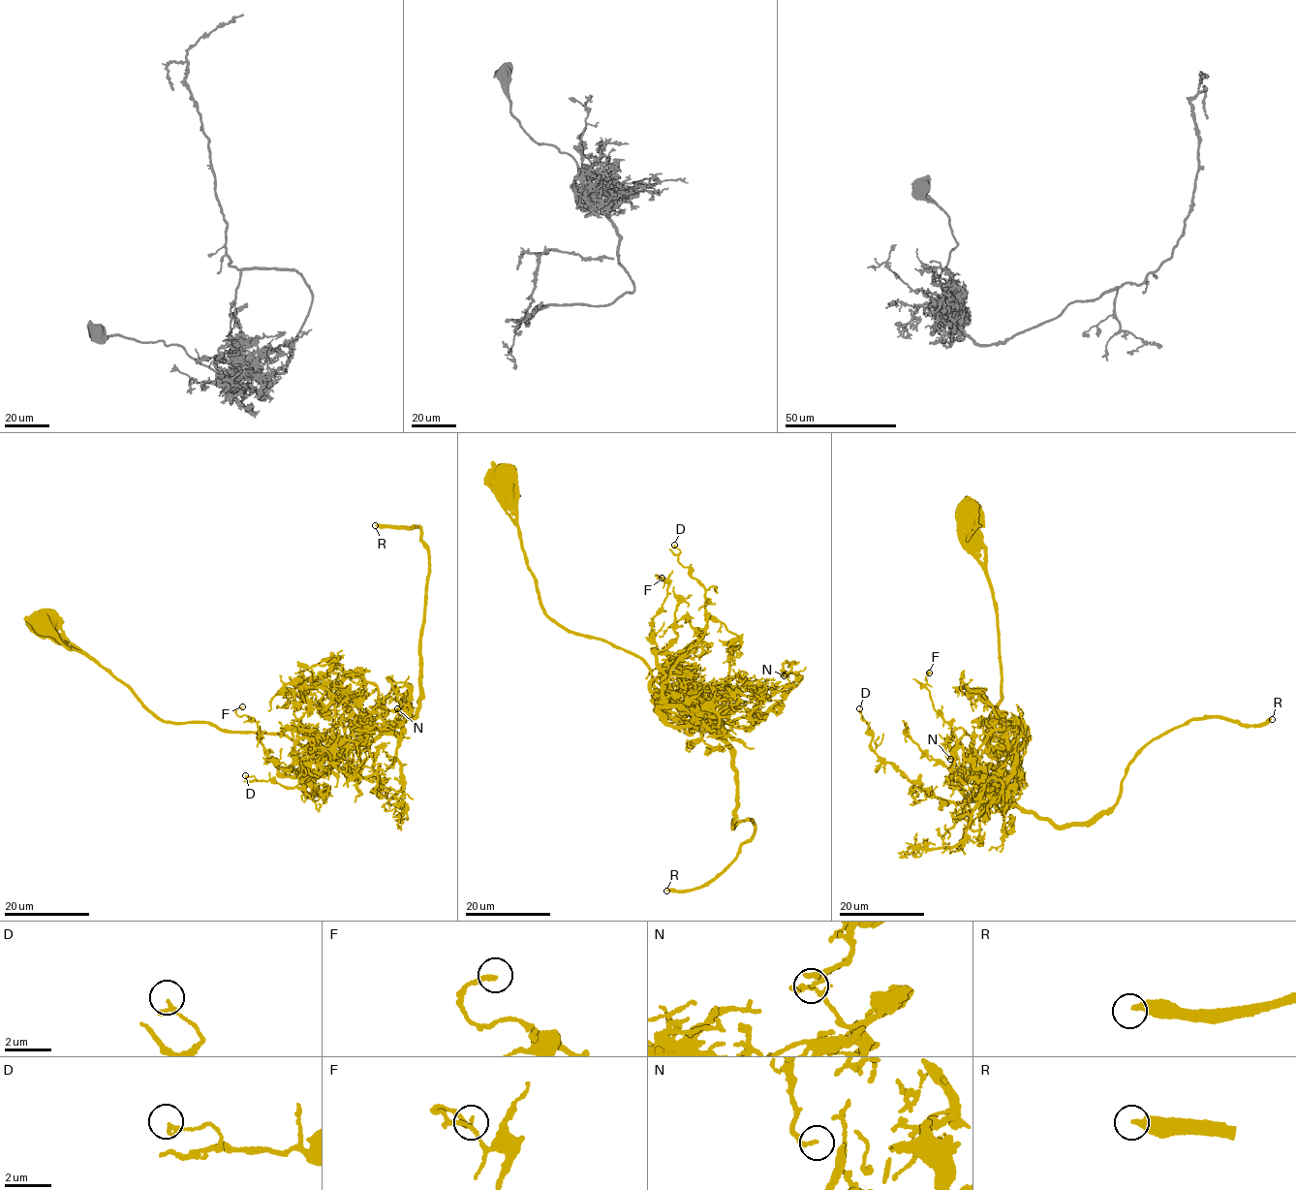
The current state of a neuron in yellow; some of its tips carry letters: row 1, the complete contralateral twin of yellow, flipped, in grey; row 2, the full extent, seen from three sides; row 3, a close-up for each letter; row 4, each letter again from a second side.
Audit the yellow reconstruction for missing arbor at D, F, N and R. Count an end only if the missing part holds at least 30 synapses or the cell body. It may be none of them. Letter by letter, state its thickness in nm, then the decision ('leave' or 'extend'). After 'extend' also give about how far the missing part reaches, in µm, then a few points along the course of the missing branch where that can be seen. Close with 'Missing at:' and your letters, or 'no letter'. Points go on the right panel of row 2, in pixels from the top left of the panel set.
D: 200 nm thick; leave
F: 190 nm thick; leave
N: 170 nm thick; leave
R: 340 nm thick; extend; about 180 µm are missing
Missing at: R

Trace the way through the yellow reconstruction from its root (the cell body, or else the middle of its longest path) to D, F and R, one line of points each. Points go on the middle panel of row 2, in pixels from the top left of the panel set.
D: (505, 475), (548, 616), (640, 657), (661, 699), (707, 622), (704, 588), (674, 545)
F: (505, 475), (548, 616), (640, 657), (661, 699), (676, 673), (661, 669), (651, 636), (668, 593), (662, 578)
R: (505, 475), (548, 616), (640, 657), (665, 708), (730, 752), (732, 828), (755, 833), (712, 879), (666, 891)

